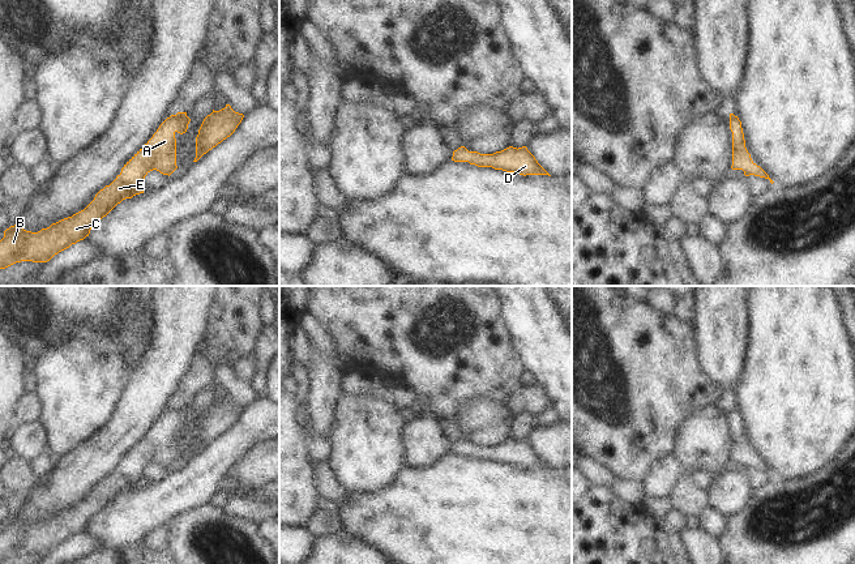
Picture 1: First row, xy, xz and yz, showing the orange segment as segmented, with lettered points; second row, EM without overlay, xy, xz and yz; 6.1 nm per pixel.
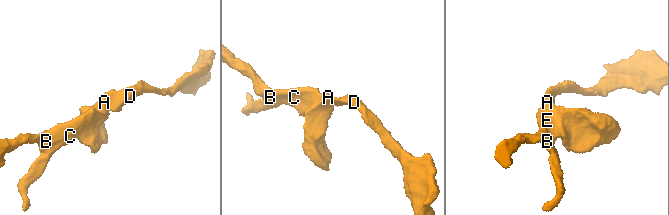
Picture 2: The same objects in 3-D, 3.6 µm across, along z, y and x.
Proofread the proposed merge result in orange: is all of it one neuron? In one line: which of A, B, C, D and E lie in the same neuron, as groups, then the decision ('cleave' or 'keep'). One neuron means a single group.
A B C D E; keep

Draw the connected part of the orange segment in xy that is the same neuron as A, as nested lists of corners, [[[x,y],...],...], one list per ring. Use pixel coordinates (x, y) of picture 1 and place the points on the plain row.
[[[187,405],[167,410],[153,430],[124,457],[116,471],[101,482],[94,492],[72,509],[38,525],[10,518],[0,533],[0,561],[16,555],[47,555],[59,544],[89,529],[91,520],[125,491],[144,486],[145,469],[157,462],[171,467],[176,461],[175,426],[185,426],[191,411]]]

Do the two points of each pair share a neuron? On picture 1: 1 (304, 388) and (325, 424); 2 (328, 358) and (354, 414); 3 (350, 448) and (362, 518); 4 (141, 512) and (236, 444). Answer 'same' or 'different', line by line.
1: different
2: different
3: different
4: same

